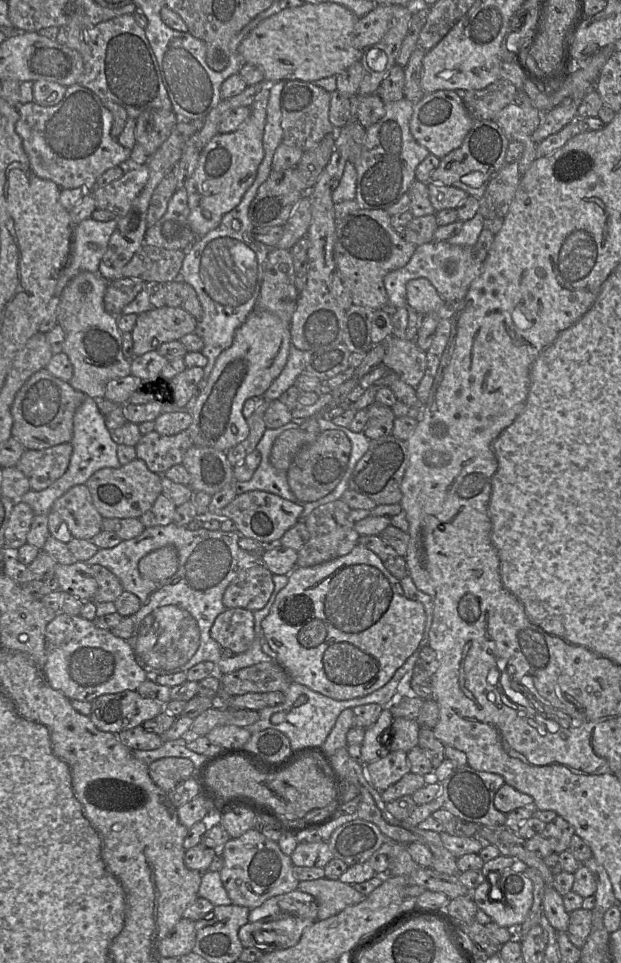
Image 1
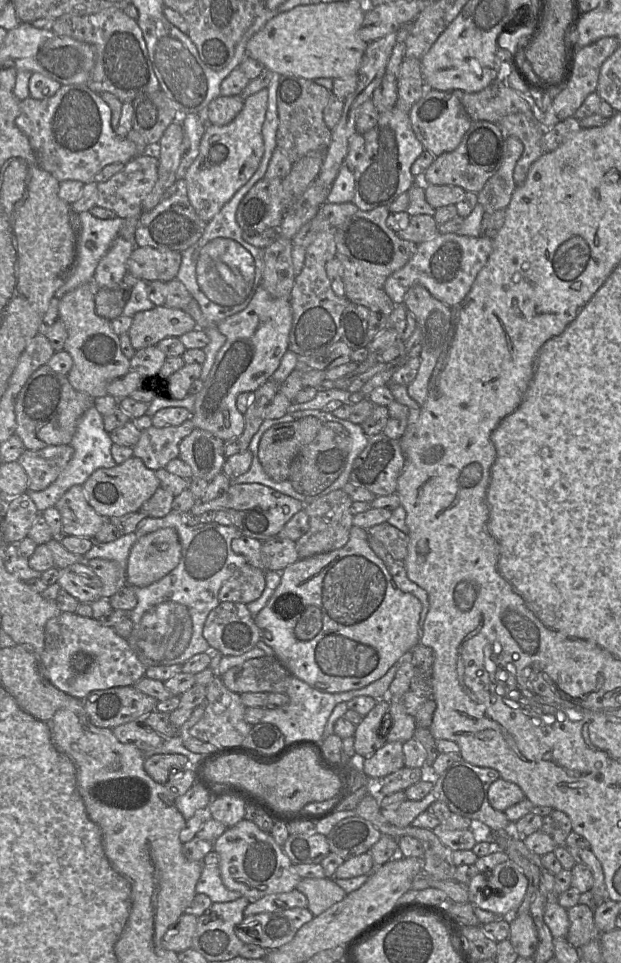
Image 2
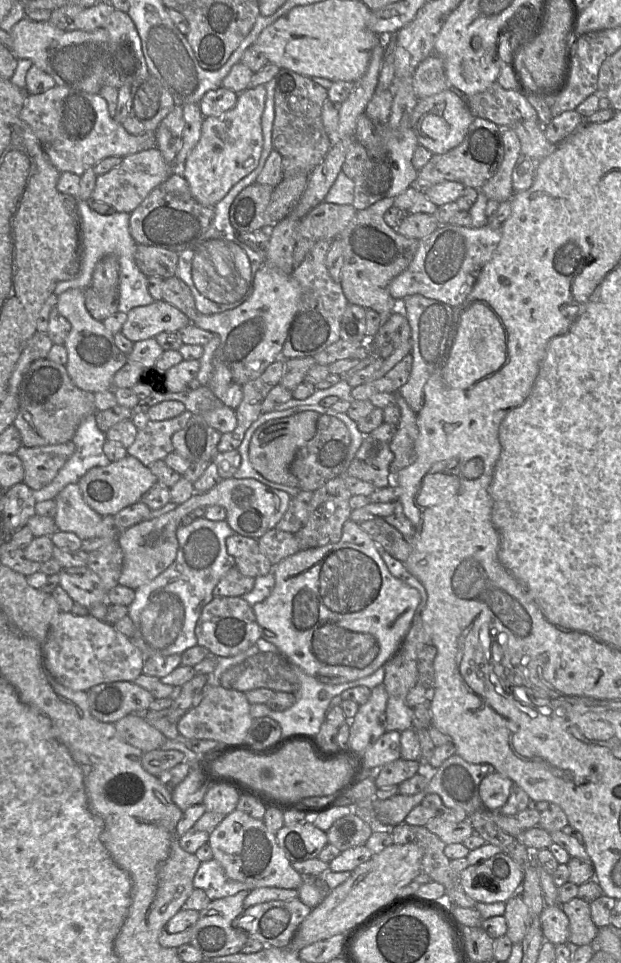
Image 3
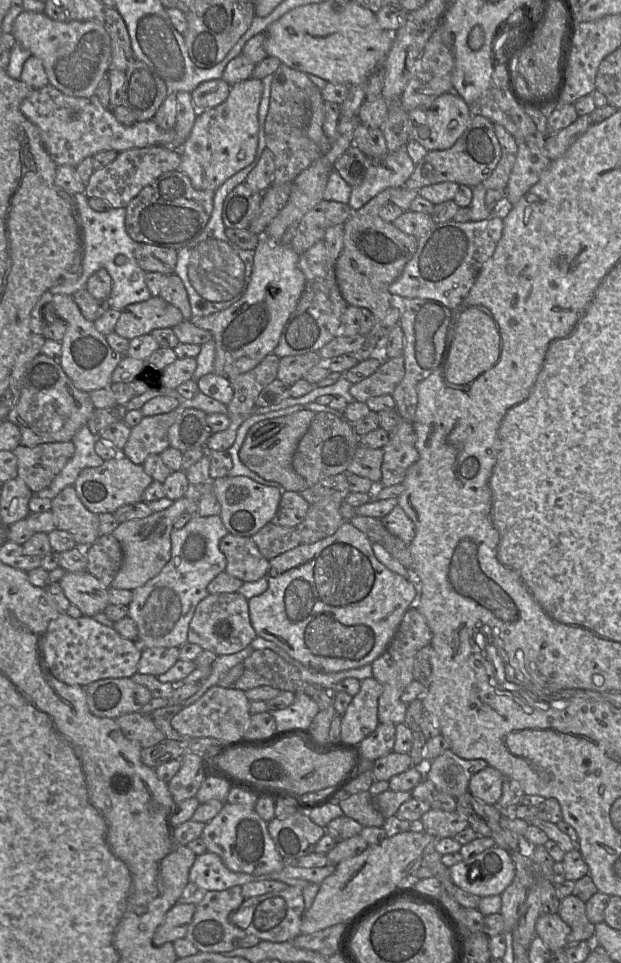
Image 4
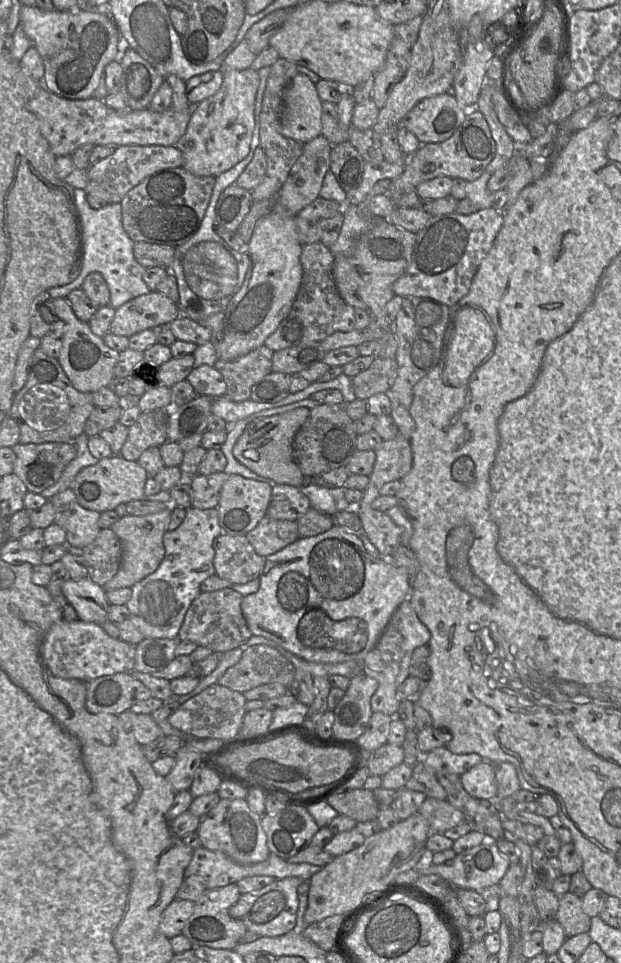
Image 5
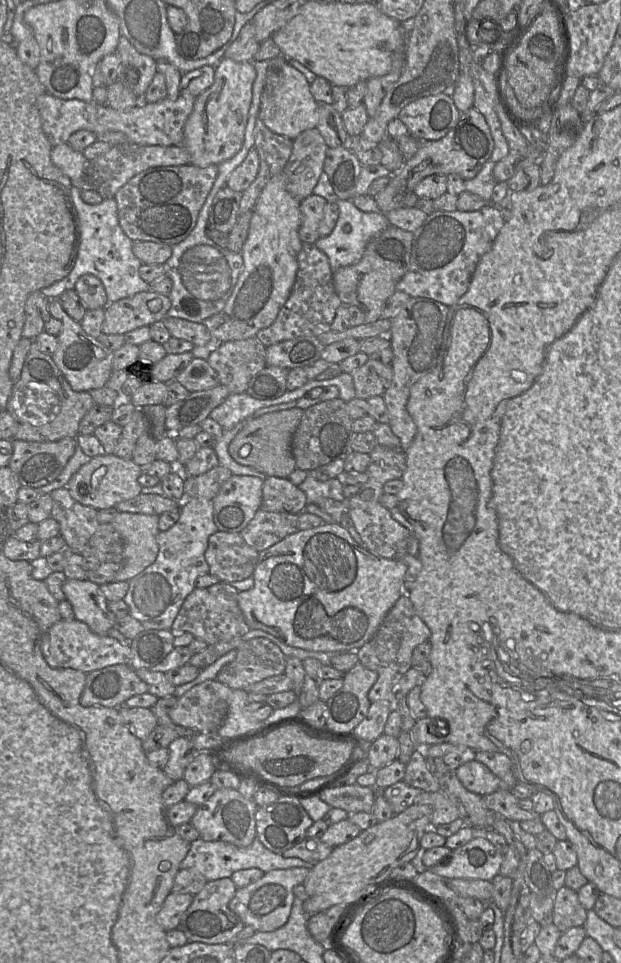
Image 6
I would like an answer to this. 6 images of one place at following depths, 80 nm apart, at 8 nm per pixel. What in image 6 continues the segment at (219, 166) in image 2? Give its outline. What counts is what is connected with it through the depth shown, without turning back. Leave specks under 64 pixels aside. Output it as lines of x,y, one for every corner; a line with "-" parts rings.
223,57
213,67
214,82
195,98
181,143
190,154
190,163
201,168
219,165
234,157
242,148
256,78
252,61
236,62

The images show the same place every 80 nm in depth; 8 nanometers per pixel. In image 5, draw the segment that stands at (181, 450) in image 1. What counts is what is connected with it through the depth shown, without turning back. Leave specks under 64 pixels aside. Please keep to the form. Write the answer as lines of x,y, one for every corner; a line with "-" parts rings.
168,409
142,411
138,420
129,427
128,437
119,453
124,459
138,461
141,454
150,447
160,447
168,441

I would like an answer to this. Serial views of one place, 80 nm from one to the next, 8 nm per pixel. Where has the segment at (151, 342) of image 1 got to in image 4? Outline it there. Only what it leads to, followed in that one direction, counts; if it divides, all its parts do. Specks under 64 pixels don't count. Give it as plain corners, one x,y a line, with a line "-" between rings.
161,296
126,306
119,316
114,332
123,338
151,334
160,328
173,328
184,321
181,311

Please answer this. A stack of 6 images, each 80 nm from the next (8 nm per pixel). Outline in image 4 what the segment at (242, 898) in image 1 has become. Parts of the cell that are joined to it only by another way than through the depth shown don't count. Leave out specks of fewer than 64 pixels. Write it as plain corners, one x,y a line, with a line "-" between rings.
225,802
220,812
205,824
201,838
208,851
217,854
225,866
239,873
255,876
256,880
271,879
302,890
308,881
285,875
285,859
280,855
265,822
254,809

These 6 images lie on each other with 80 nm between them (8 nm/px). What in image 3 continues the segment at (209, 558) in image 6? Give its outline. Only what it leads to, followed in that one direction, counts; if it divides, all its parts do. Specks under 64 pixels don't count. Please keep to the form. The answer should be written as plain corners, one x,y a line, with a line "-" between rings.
233,534
226,539
226,548
244,576
256,579
272,572
274,566
261,552
258,539

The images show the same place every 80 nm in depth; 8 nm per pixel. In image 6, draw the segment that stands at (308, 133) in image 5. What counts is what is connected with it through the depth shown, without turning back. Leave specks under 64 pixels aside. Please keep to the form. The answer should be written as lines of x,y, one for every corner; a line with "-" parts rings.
288,62
273,66
267,73
261,94
258,118
274,133
295,139
303,131
317,128
318,102
310,91
310,83
303,73

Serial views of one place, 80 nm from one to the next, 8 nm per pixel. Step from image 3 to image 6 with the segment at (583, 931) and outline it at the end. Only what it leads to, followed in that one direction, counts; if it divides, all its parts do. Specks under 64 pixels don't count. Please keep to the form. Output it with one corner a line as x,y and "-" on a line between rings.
564,886
553,894
554,908
552,923
565,932
572,927
584,926
587,910
580,904
577,892

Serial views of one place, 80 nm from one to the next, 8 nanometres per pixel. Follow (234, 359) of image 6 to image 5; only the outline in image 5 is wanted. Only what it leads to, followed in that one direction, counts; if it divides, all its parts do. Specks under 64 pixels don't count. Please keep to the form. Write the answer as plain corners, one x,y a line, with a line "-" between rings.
262,345
233,361
218,359
214,367
226,382
225,396
235,402
250,399
252,387
273,371
273,354

